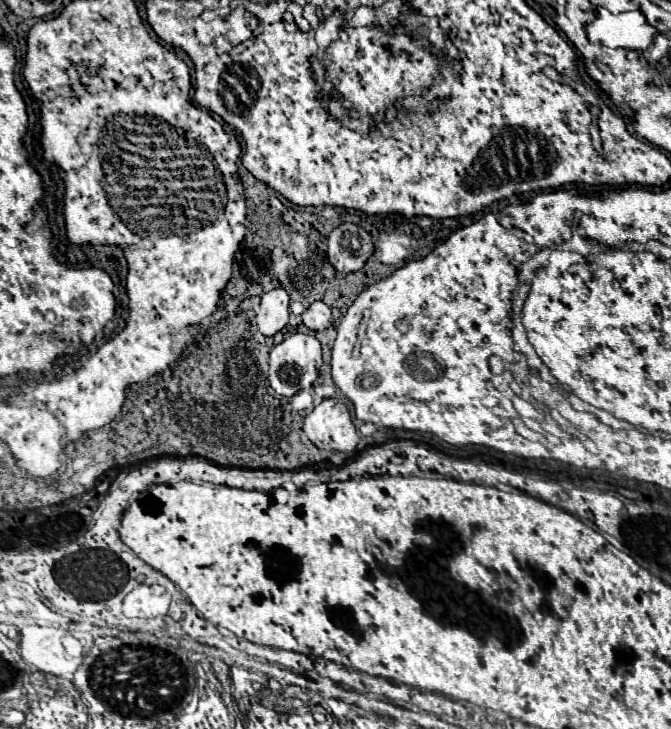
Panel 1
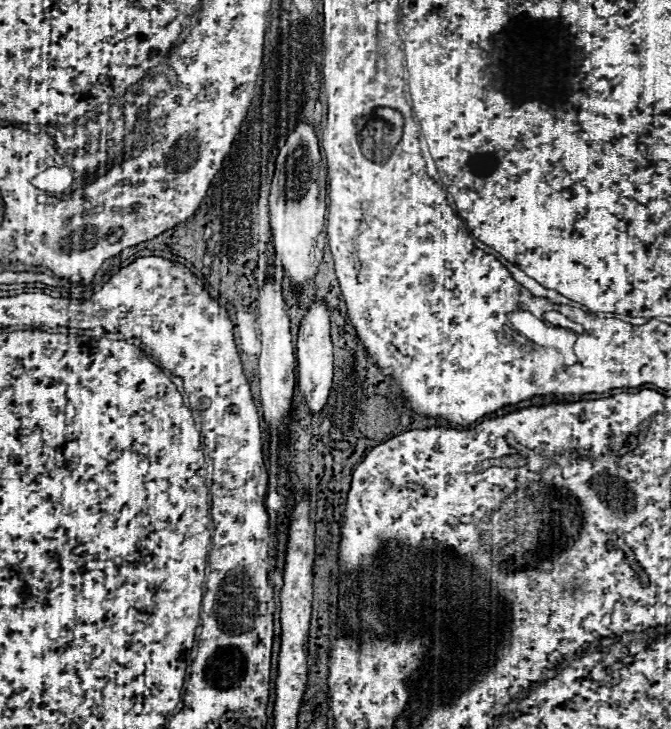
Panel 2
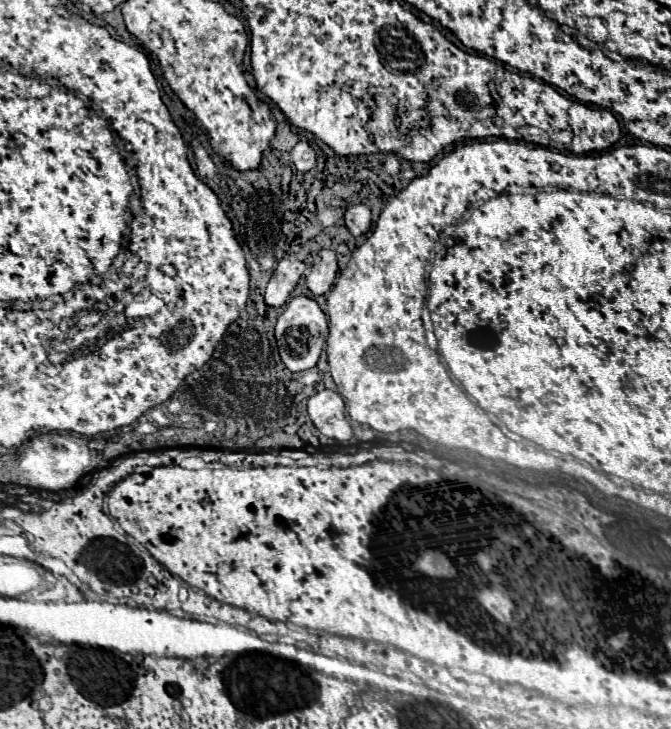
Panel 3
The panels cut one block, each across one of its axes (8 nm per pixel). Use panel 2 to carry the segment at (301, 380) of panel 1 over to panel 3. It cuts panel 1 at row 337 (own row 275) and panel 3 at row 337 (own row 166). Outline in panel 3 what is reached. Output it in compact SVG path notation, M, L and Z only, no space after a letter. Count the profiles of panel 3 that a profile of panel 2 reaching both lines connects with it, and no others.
M308 296L292 298L276 322L276 344L278 344L278 354L282 364L290 372L302 372L314 368L320 358L326 336L328 336L328 318L318 306L318 302Z

